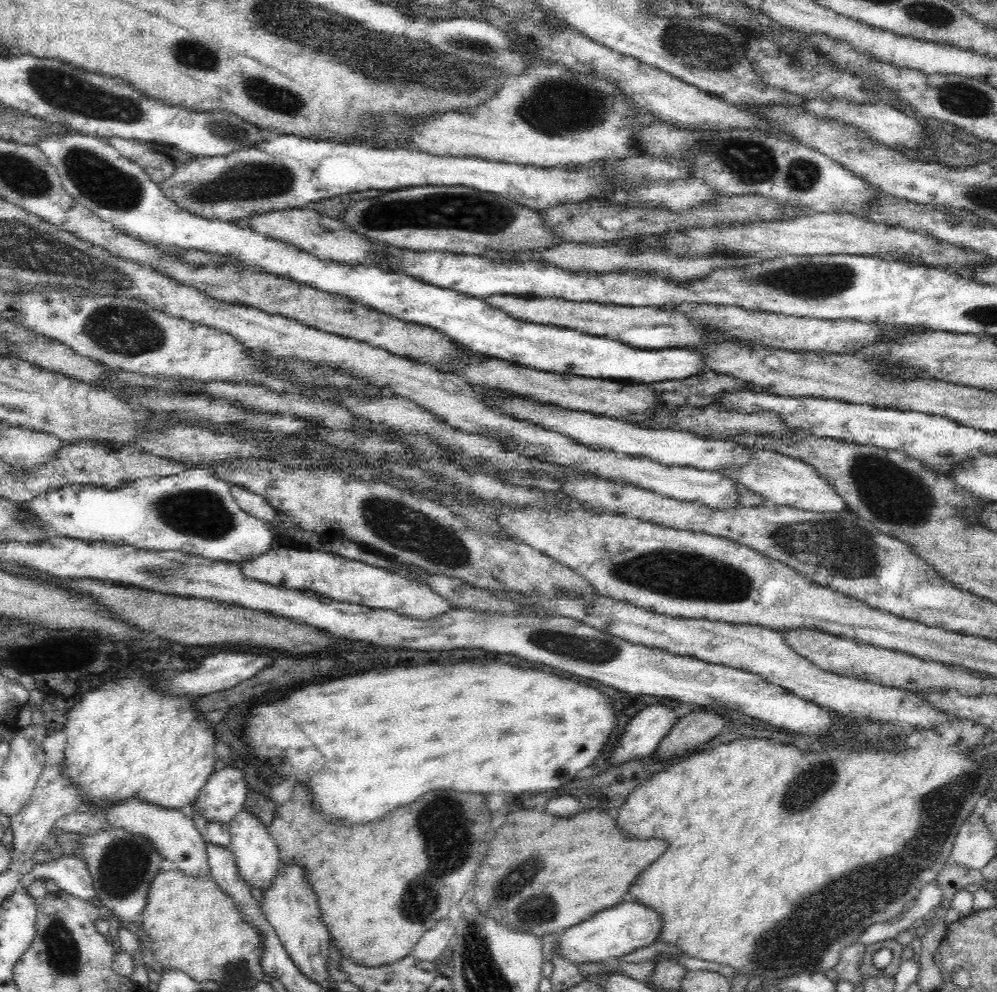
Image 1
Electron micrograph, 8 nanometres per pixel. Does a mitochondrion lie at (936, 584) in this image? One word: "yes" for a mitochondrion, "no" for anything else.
no

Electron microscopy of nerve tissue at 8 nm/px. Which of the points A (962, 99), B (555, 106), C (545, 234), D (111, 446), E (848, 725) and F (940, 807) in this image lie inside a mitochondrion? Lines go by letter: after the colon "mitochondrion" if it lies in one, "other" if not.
A: mitochondrion
B: mitochondrion
C: other
D: other
E: other
F: mitochondrion

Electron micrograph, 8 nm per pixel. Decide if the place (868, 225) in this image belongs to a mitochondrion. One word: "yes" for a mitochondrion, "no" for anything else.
no

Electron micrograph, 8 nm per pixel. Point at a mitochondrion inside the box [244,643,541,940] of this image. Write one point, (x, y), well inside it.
(448, 844)

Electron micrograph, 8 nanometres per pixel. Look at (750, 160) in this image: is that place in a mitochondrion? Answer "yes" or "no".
yes

